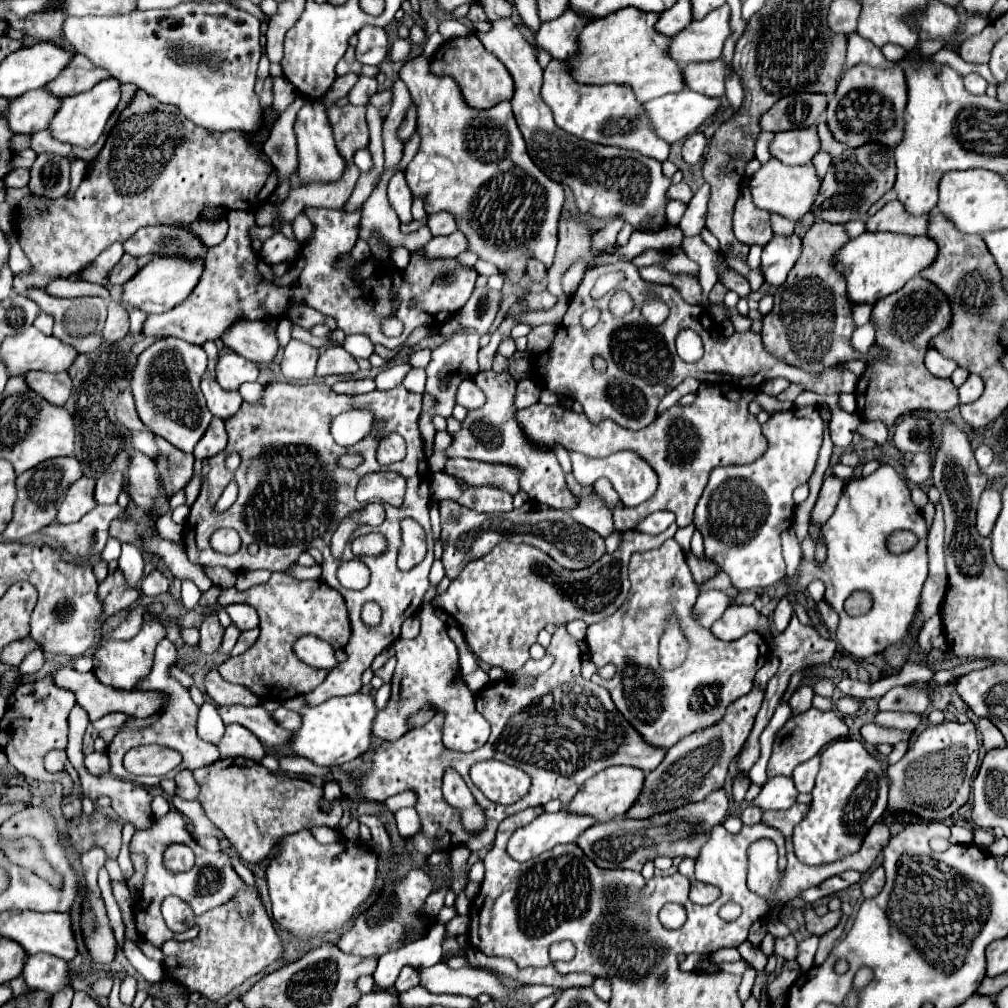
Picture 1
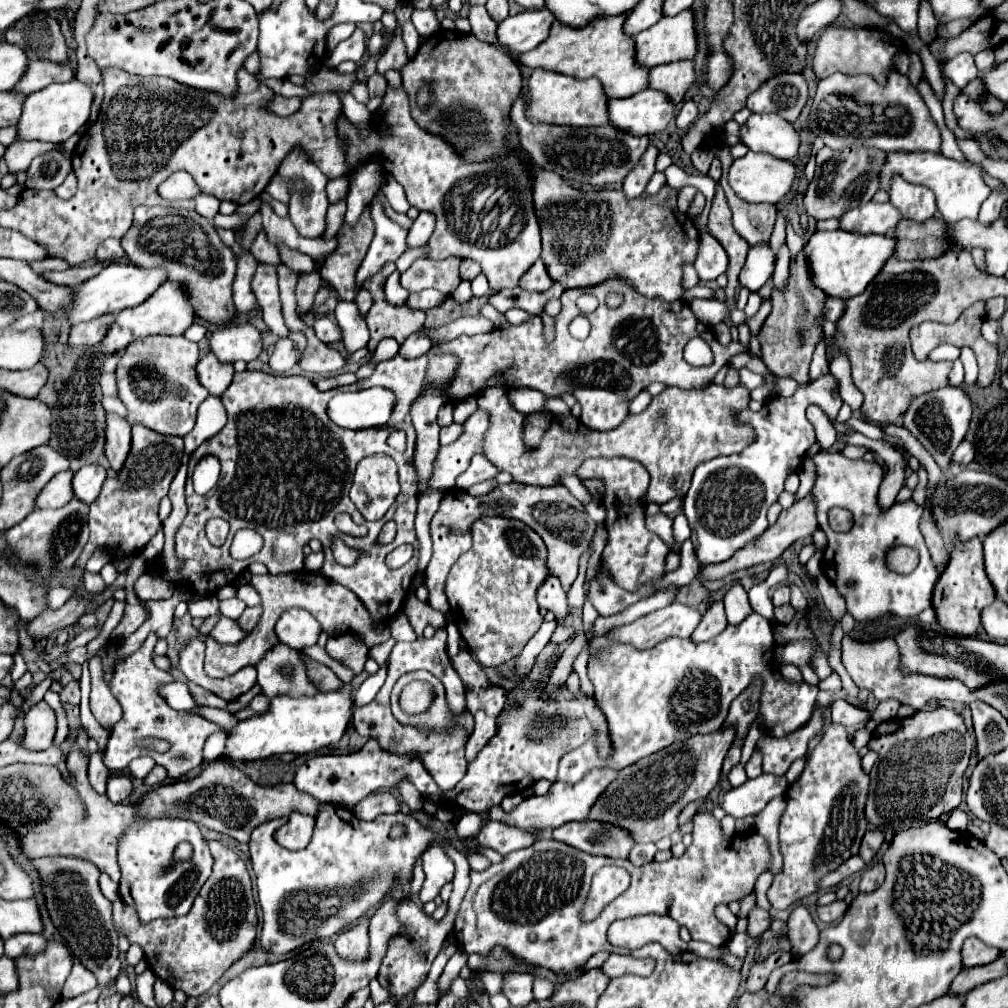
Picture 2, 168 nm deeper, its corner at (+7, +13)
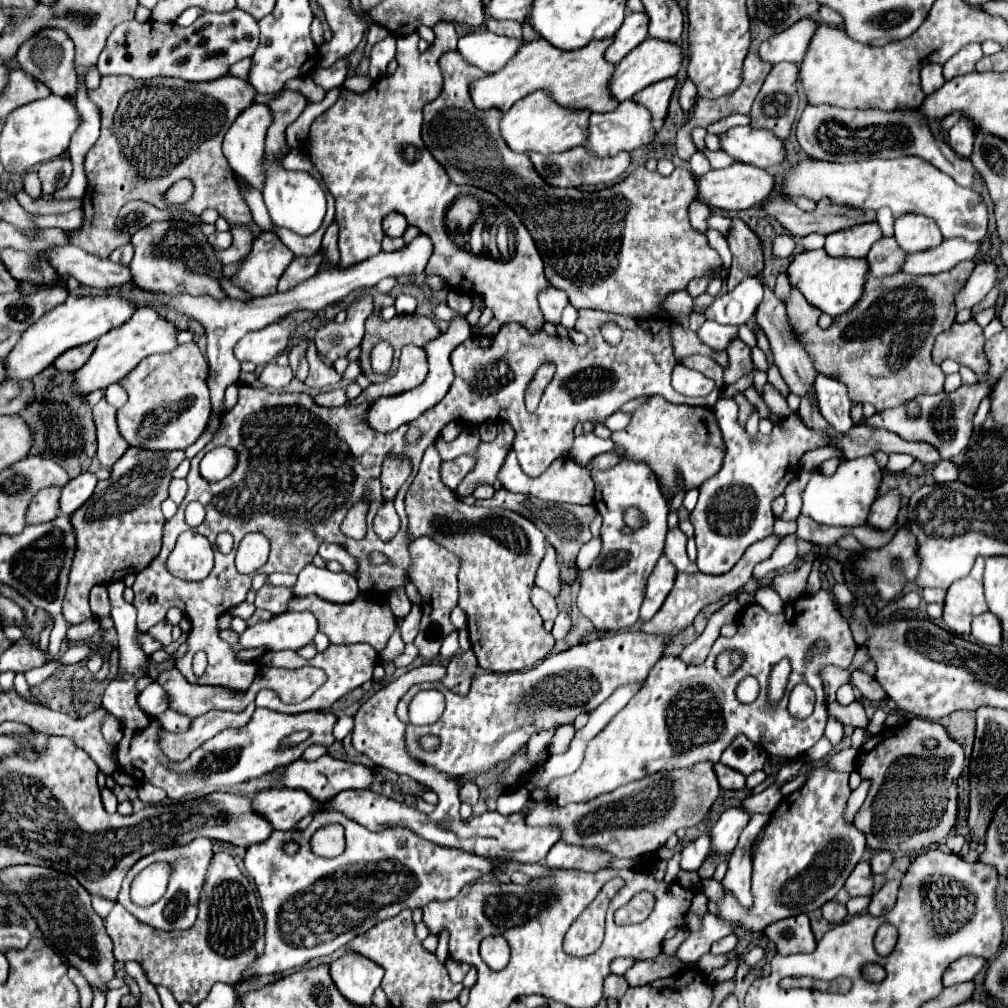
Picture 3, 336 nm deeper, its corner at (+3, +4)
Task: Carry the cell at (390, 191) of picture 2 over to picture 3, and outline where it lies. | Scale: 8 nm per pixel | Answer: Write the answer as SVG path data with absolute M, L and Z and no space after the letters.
M389 213L383 219L383 231L387 237L401 237L407 229L407 221L403 221L403 217L399 217L399 213Z

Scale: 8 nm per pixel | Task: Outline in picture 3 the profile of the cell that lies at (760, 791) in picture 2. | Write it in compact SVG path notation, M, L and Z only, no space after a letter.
M741 807L735 809L727 809L719 821L713 825L713 829L709 831L711 837L711 849L715 853L731 853L737 845L739 833L743 831L743 827L749 821L749 813L745 813Z

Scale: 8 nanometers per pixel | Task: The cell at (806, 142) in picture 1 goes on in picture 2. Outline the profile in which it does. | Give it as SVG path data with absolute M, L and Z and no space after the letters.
M753 114L745 126L741 126L741 142L747 144L747 148L751 148L753 152L767 152L775 158L783 158L783 160L793 160L799 152L799 132L793 128L791 122L783 120L781 116L773 116L773 114Z

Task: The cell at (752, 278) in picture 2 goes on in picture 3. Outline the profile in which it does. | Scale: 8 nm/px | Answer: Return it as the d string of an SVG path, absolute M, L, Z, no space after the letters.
M751 277L747 281L741 281L731 293L715 297L715 301L705 309L703 315L705 319L719 321L721 325L745 325L753 317L761 299L761 277Z

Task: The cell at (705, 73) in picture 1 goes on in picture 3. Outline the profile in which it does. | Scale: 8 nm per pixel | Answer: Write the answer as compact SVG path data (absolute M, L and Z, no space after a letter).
M667 79L667 81L657 81L655 85L649 85L647 89L639 91L633 101L647 107L651 113L651 125L653 129L661 129L663 127L663 119L667 115L667 107L669 107L669 99L673 95L675 89L675 79Z

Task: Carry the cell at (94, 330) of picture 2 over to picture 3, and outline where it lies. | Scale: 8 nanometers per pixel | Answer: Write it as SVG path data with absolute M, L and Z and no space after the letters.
M95 341L93 343L89 343L89 345L79 345L79 347L75 347L75 349L69 349L67 353L63 353L63 355L59 355L57 359L55 359L55 369L59 369L59 371L63 371L63 373L73 373L73 371L77 371L81 365L85 365L87 363L87 359L91 357L91 353L95 351Z

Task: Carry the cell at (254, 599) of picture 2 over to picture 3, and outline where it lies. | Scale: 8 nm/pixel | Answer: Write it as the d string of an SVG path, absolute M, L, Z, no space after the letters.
M263 585L257 591L257 599L255 599L255 607L257 609L267 609L273 615L285 613L287 611L287 603L293 599L293 591L289 587L273 587L273 585Z

